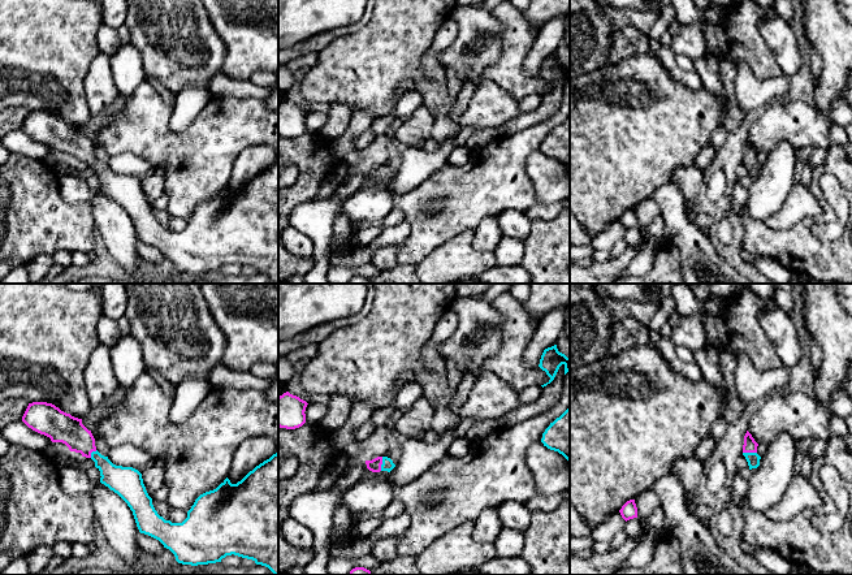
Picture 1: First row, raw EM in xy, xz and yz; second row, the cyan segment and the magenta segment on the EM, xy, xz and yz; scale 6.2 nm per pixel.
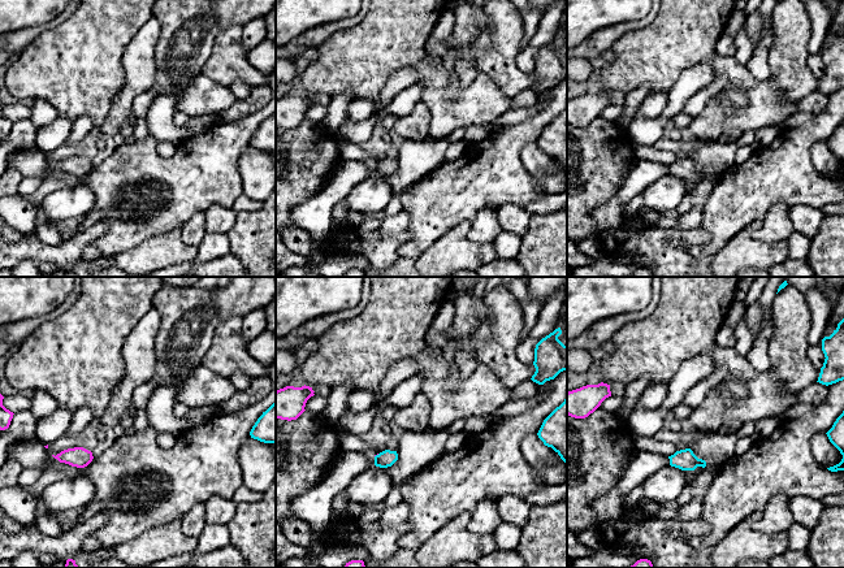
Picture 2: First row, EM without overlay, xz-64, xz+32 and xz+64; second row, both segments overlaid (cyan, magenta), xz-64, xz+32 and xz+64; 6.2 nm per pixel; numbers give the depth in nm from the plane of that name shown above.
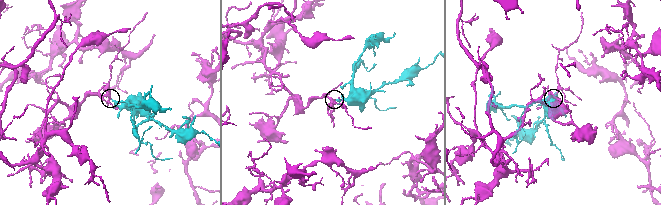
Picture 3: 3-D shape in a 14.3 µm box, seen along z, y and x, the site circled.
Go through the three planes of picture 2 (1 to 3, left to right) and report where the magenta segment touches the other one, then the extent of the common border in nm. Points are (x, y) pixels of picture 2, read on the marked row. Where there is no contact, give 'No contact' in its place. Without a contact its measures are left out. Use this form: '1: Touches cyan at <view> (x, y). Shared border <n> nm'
1: No contact
2: Touches cyan at xz+32 (376, 455). Shared border 40 nm
3: No contact

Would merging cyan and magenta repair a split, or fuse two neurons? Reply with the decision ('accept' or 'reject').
accept

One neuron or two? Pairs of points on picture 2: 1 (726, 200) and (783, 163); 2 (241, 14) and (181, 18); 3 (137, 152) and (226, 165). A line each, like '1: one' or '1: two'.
1: one
2: one
3: one

